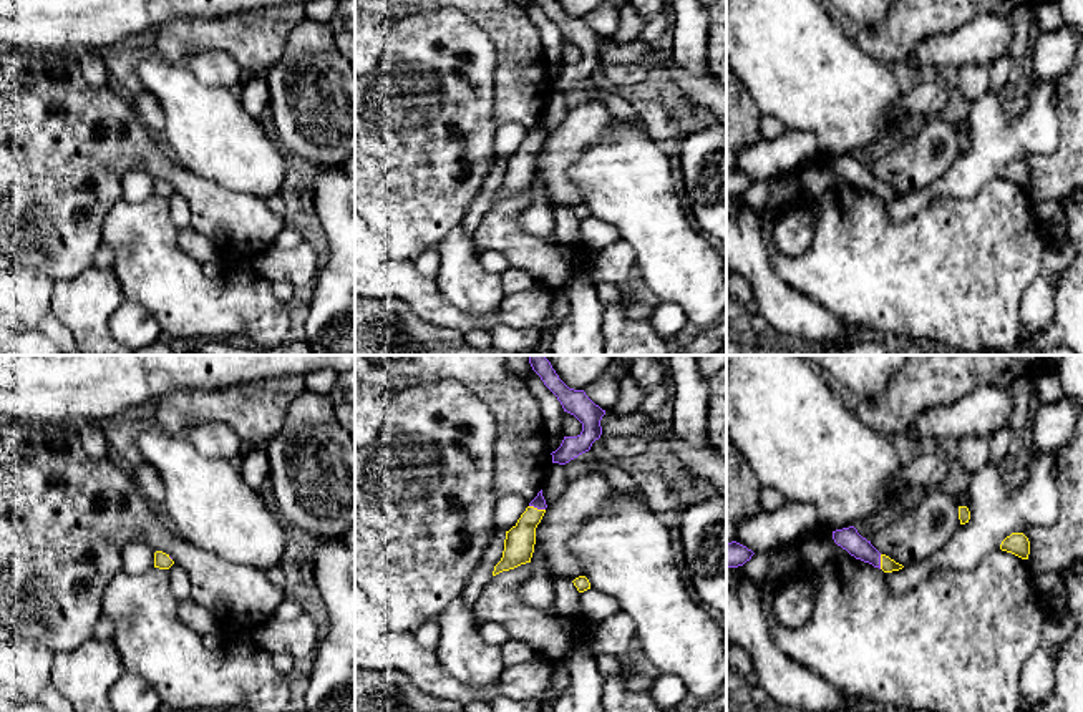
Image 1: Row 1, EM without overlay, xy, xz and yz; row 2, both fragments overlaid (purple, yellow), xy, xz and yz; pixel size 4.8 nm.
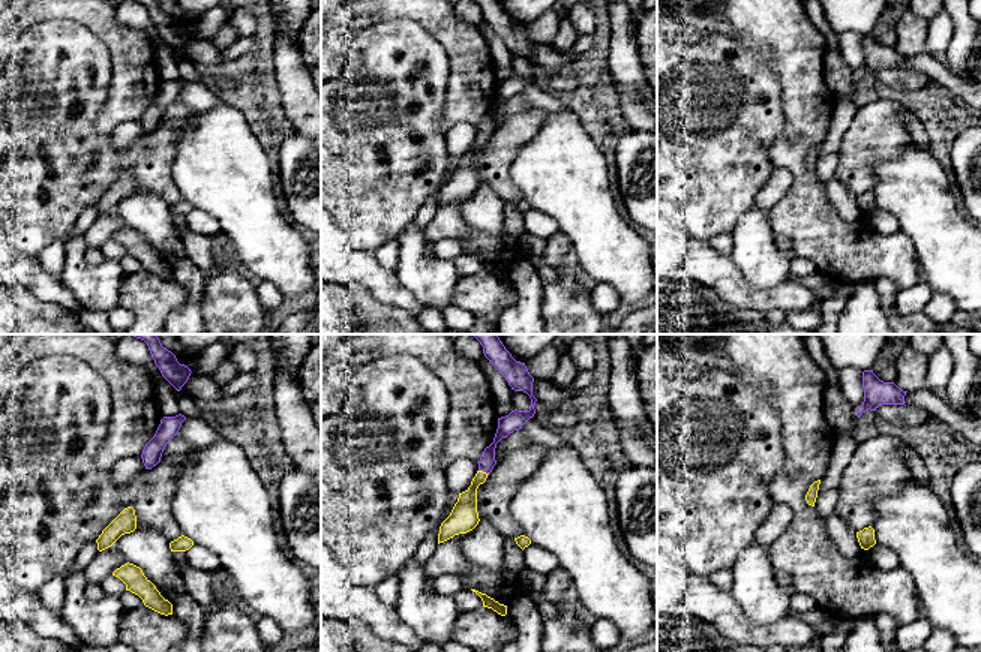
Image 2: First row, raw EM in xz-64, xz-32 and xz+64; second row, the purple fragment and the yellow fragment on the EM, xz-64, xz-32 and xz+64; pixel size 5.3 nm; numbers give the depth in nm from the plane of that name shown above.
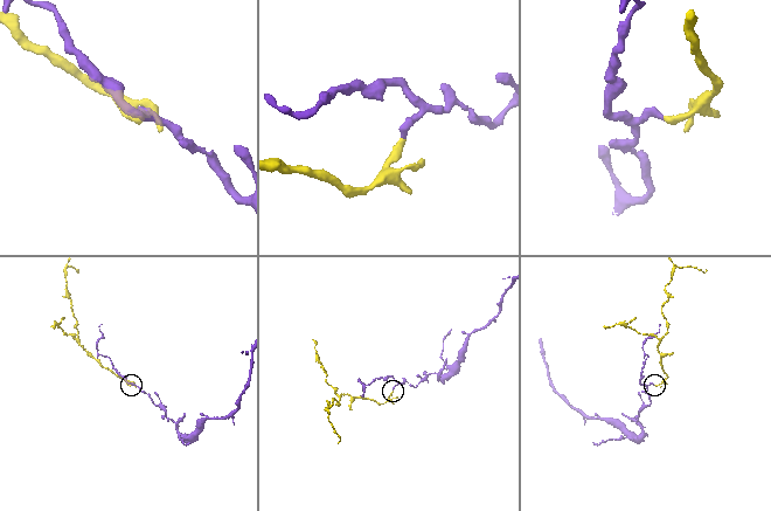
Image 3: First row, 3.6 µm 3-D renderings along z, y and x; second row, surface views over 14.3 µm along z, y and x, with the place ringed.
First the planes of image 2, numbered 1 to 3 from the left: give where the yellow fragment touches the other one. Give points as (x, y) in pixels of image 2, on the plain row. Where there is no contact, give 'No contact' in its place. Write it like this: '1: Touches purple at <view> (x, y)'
1: No contact
2: Touches purple at xz-32 (483, 135)
3: No contact

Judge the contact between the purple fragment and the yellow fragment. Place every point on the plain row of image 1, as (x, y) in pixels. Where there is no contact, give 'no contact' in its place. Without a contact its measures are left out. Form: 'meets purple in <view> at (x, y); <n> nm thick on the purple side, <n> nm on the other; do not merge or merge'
meets purple in xz at (538, 136); 60 nm thick on the purple side, 150 nm on the other; merge

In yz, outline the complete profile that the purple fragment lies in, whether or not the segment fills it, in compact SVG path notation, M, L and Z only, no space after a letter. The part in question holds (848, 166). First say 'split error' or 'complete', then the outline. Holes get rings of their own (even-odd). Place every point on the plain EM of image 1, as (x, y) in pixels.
split error | M854 154L833 159L833 168L856 188L872 193L884 201L899 199L904 194L886 183L881 183L871 169L862 166Z

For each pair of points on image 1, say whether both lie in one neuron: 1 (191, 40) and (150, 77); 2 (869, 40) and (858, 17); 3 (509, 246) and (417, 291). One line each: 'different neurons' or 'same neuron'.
1: different neurons
2: different neurons
3: different neurons

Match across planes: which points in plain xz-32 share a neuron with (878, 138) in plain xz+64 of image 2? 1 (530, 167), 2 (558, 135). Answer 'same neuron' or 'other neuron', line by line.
1: other neuron
2: other neuron

